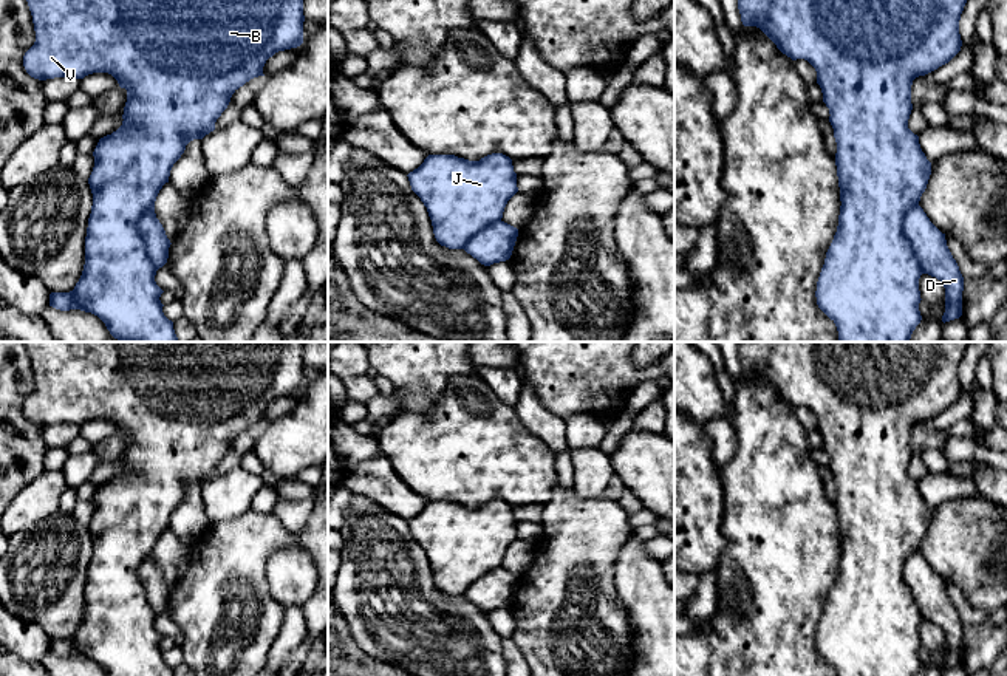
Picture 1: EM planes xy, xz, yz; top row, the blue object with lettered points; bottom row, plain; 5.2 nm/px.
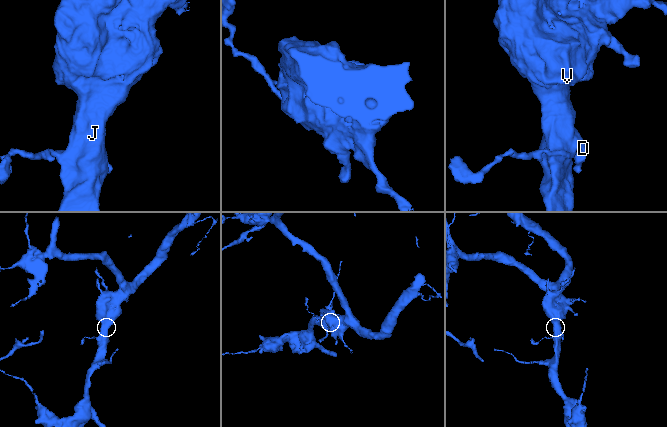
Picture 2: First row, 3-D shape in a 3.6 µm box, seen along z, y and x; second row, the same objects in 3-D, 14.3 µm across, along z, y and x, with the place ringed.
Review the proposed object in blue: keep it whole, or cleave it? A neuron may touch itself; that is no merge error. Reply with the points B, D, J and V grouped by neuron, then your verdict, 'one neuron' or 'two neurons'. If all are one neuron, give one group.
groups B D J V; one neuron

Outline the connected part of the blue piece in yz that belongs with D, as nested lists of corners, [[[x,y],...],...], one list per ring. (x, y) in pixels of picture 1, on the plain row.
[[[738,342],[738,356],[742,371],[760,374],[777,394],[792,407],[807,407],[817,418],[817,430],[821,435],[823,449],[829,455],[829,469],[837,489],[835,512],[841,552],[837,579],[826,599],[824,611],[817,628],[815,644],[818,654],[835,670],[837,676],[916,676],[922,667],[919,657],[919,650],[922,647],[919,625],[922,620],[936,623],[945,634],[945,659],[942,668],[945,670],[962,662],[964,623],[947,592],[945,580],[930,568],[919,552],[931,521],[931,509],[920,495],[919,483],[908,475],[908,466],[913,456],[913,427],[948,410],[961,398],[959,367],[968,343],[970,342]]]

